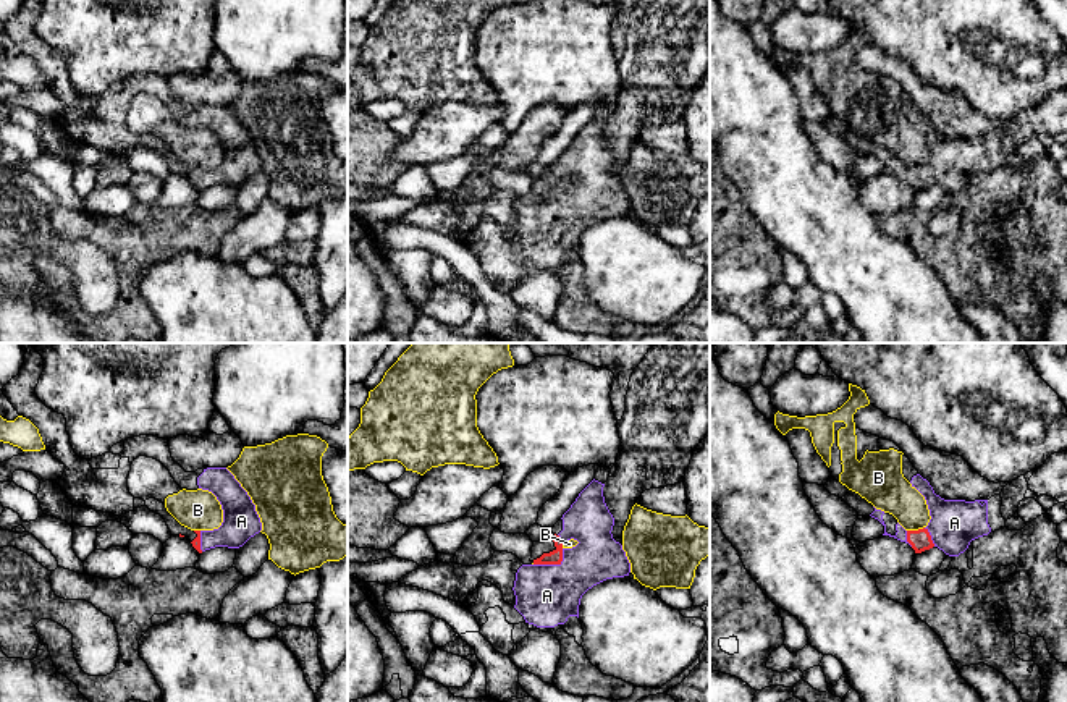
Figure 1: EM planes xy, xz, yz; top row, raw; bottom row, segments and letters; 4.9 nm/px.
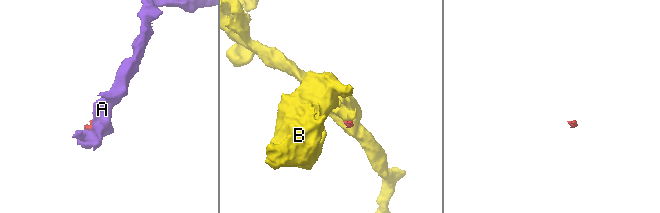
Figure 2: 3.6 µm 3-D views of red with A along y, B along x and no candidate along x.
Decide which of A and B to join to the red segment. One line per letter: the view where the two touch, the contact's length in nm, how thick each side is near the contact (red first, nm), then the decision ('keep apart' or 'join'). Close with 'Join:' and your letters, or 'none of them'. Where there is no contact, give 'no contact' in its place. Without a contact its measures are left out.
A: meets red in xz; contact 170 nm long; 70 nm thick on the red side, 300 nm on the other; join
B: meets red in yz; contact 90 nm long; 110 nm thick on the red side, 200 nm on the other; keep apart
Join: A

